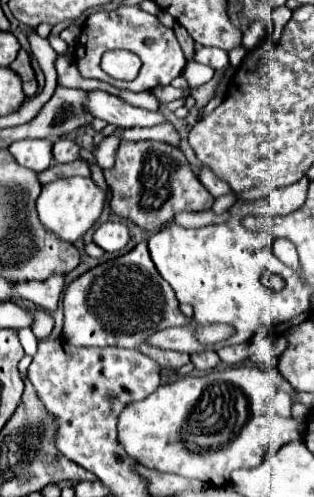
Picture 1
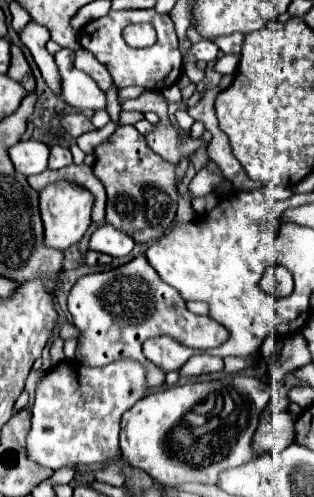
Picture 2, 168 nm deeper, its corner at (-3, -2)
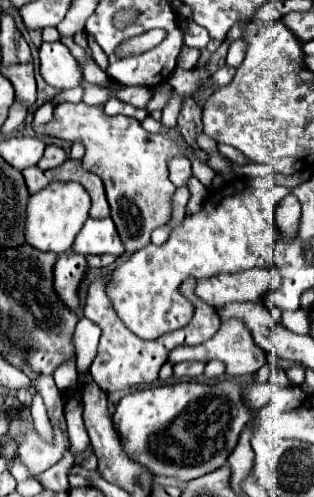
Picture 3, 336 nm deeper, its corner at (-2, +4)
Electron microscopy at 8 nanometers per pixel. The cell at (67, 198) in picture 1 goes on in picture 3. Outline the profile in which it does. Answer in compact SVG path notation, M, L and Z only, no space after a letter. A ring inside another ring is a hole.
M51 182L29 198L25 238L37 250L63 254L71 250L71 244L85 220L89 218L89 194L77 182Z

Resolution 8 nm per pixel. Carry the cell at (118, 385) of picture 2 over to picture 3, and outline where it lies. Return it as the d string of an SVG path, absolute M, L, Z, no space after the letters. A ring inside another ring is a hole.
M55 428L55 444L47 444L39 438L39 434L35 430L29 430L23 436L23 442L19 446L19 460L23 466L27 466L31 476L39 476L41 472L45 472L47 468L51 468L65 450L65 434L59 432Z

